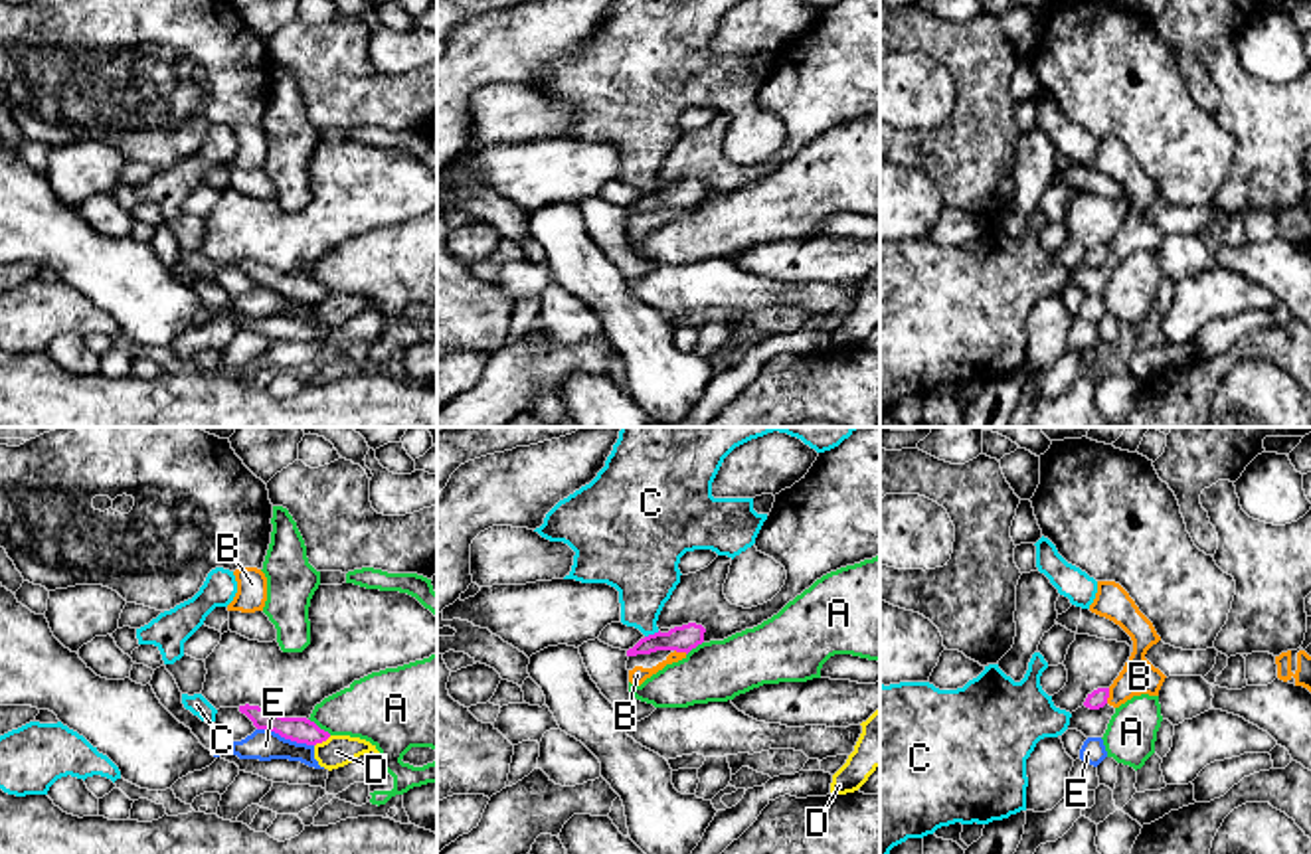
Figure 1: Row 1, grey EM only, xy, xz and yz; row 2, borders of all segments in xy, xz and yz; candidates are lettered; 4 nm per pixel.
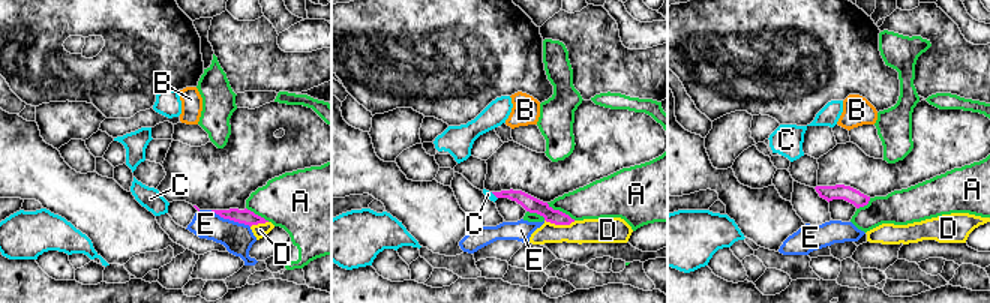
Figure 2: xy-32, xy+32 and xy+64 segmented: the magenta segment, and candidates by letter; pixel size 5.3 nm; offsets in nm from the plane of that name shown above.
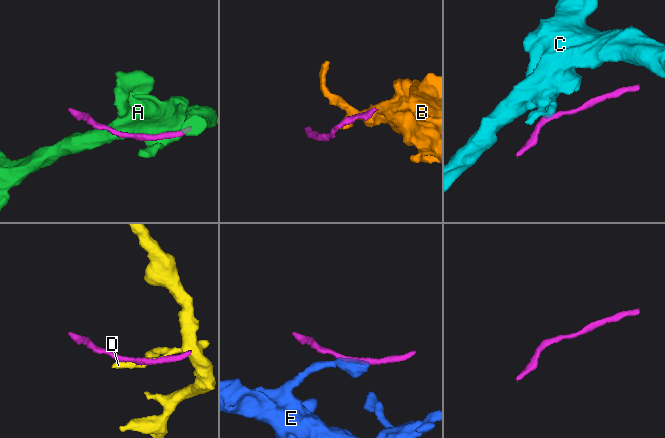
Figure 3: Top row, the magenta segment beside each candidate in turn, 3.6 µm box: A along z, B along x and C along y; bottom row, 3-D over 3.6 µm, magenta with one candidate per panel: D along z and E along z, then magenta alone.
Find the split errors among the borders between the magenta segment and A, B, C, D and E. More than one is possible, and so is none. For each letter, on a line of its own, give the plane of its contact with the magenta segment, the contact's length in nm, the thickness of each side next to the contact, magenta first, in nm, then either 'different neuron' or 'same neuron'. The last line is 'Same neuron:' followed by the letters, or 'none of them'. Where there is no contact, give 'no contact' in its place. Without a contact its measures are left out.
A: contact in xy; length 120 nm; calibres 110 and 280 nm; different neuron
B: contact in yz; length 70 nm; calibres 80 and 140 nm; different neuron
C: contact in xz; length 70 nm; calibres 110 and 260 nm; different neuron
D: contact in xy; length 80 nm; calibres 110 and 130 nm; different neuron
E: contact in xy; length 240 nm; calibres 110 and 120 nm; different neuron
Same neuron: none of them

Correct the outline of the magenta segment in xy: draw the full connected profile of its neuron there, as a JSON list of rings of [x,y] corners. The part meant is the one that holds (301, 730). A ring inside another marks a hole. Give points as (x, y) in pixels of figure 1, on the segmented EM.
[[[249,704],[239,706],[239,712],[245,714],[257,729],[275,731],[297,743],[316,745],[330,737],[328,731],[306,718],[283,718],[271,710]]]

